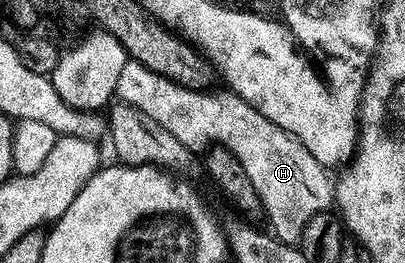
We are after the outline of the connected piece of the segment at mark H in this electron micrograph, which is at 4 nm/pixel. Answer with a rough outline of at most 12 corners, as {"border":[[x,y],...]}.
{"border":[[129,60],[119,100],[193,151],[228,148],[271,232],[299,246],[334,181],[231,91]]}

